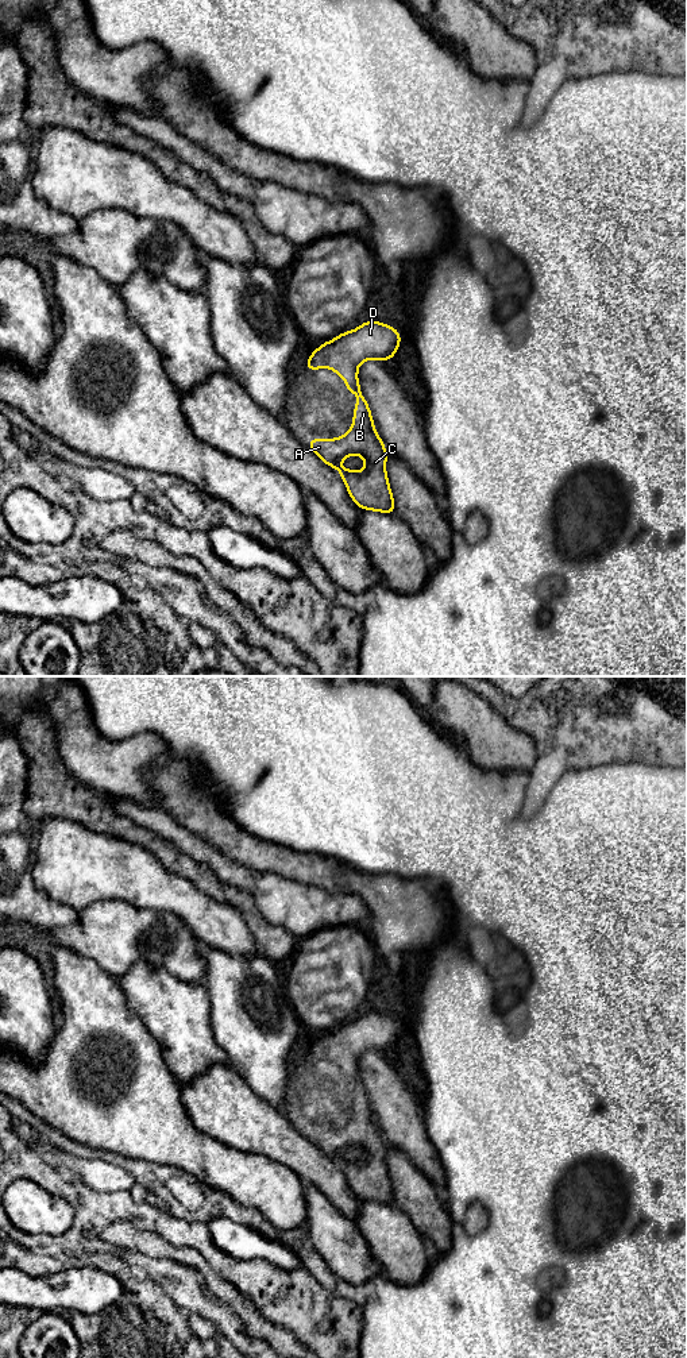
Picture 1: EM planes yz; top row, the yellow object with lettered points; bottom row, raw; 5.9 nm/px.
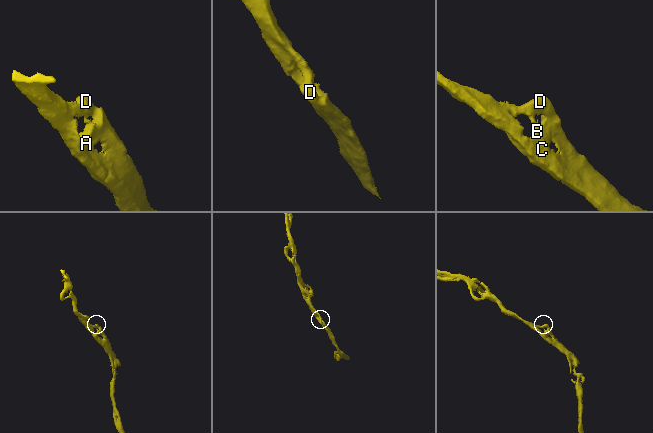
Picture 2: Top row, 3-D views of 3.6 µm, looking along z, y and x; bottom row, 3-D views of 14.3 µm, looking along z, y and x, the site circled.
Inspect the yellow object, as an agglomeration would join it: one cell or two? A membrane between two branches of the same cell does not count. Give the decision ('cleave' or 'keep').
keep

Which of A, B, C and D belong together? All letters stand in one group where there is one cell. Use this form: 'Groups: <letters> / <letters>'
Groups: A B C D

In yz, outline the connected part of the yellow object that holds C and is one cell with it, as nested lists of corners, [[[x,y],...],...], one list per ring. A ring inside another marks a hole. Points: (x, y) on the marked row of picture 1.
[[[370,320],[354,331],[321,343],[310,352],[305,364],[310,371],[320,367],[332,369],[346,381],[347,391],[359,396],[352,428],[344,436],[327,441],[310,437],[308,447],[339,471],[351,499],[360,509],[381,513],[397,513],[385,468],[389,452],[374,429],[368,404],[358,383],[358,366],[371,358],[385,363],[397,354],[401,337],[393,327]],[[348,455],[360,455],[366,460],[366,470],[341,468],[340,462]]]

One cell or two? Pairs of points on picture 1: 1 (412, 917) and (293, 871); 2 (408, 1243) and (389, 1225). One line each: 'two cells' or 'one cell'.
1: one cell
2: one cell

